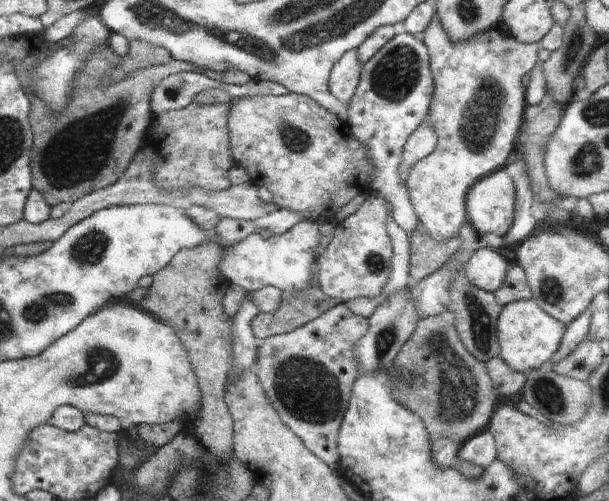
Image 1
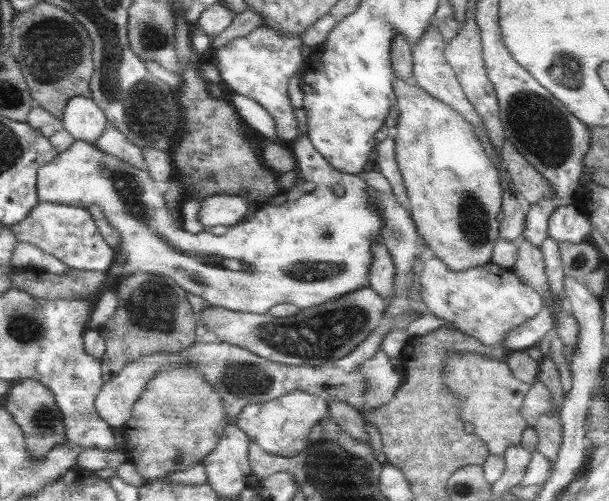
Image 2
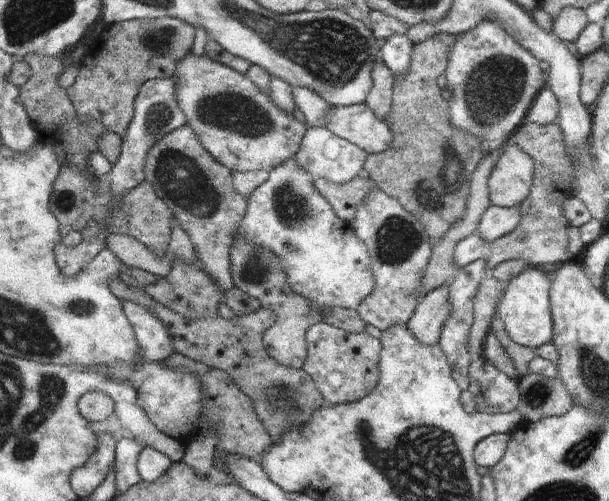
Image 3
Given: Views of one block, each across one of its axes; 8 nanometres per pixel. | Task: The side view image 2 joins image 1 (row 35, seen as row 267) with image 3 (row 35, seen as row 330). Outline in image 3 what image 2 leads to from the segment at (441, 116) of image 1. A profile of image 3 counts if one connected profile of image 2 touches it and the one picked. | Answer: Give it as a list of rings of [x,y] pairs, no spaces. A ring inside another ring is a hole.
[[[482,20],[478,26],[458,35],[458,40],[450,46],[448,65],[444,73],[446,90],[452,93],[448,100],[448,120],[456,128],[456,132],[466,132],[482,142],[488,142],[493,148],[505,144],[510,136],[523,125],[524,118],[531,108],[534,98],[546,86],[544,74],[540,68],[540,60],[532,56],[522,44],[518,44],[498,22]]]

